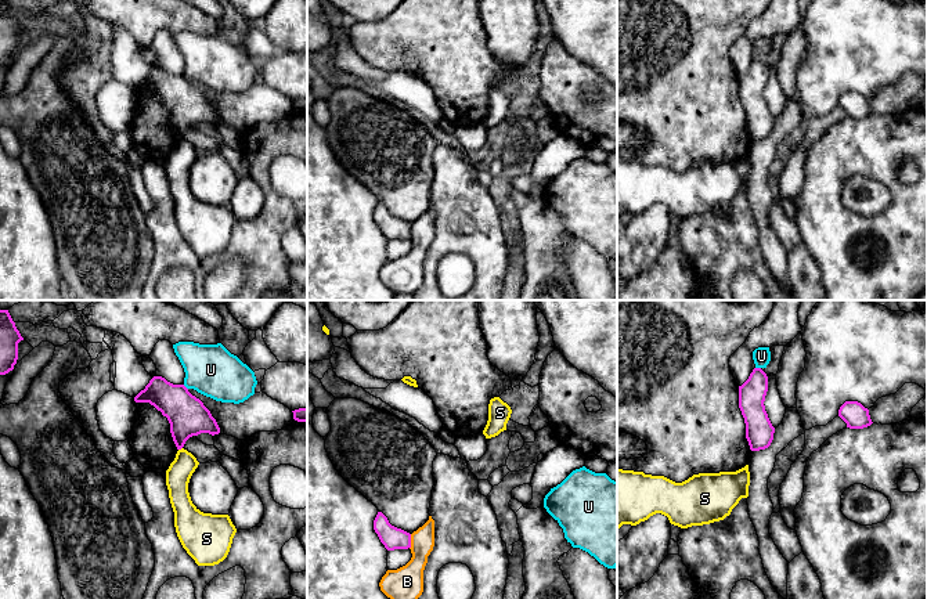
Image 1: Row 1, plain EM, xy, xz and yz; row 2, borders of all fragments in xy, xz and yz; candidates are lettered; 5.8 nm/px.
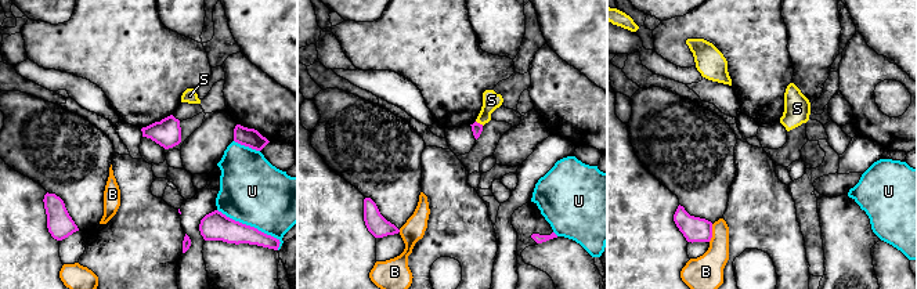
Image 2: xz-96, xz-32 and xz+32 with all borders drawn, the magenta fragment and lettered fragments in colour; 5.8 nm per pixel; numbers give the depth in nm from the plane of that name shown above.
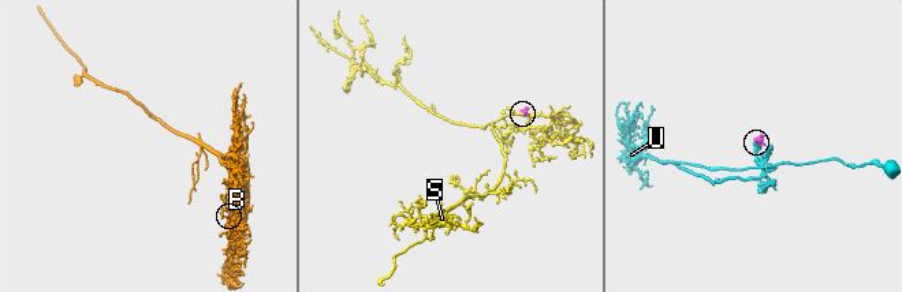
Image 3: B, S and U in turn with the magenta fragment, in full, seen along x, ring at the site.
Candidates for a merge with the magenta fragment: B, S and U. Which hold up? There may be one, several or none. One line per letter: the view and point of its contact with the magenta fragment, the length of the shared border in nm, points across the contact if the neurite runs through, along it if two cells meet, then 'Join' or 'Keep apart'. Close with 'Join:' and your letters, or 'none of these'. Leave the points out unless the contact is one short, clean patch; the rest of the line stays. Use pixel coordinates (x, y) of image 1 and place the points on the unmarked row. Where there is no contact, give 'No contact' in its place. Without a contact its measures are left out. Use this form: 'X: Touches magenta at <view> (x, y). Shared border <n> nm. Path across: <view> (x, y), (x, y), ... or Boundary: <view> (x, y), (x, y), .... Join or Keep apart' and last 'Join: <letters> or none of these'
B: Touches magenta at xz (410, 231). Shared border 90 nm. Keep apart
S: Touches magenta at xy (180, 139). Shared border 30 nm. Boundary: xy (181, 137), (179, 140). Keep apart
U: Touches magenta at yz (758, 58). Shared border 30 nm. Keep apart
Join: none of these

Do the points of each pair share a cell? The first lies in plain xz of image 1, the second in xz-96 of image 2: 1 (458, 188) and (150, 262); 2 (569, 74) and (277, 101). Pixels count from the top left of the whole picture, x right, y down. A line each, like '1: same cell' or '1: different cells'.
1: same cell
2: same cell

